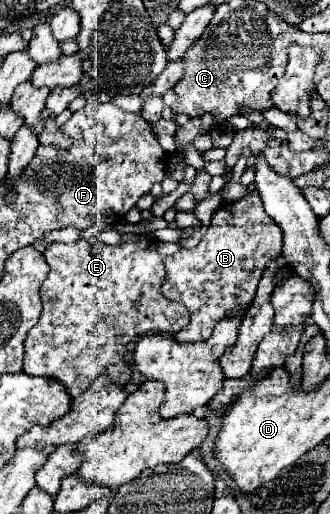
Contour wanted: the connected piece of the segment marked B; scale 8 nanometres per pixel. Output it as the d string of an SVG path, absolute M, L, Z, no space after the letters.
M258 191L230 203L214 212L206 235L194 249L180 249L166 257L168 279L162 285L166 299L180 301L190 311L190 325L178 331L178 341L204 341L212 335L218 321L244 315L256 295L260 275L268 259L274 259L282 249L282 229L266 215Z

